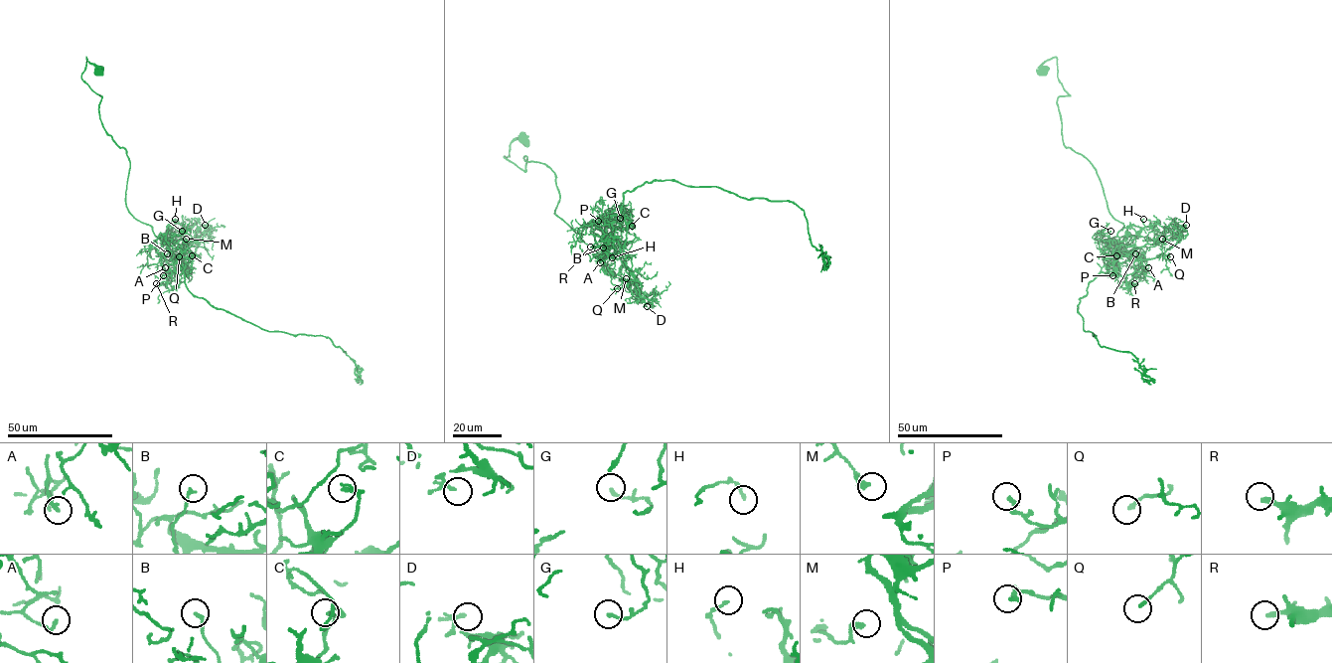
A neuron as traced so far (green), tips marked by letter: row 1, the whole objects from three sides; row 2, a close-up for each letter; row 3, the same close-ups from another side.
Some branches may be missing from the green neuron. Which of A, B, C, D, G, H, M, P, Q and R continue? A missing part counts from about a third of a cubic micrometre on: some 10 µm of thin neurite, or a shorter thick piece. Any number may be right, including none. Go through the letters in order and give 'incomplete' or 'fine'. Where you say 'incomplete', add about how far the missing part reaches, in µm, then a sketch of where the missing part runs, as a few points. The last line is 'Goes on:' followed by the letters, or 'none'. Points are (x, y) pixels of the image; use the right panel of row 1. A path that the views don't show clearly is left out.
A: fine
B: fine
C: fine
D: fine
G: fine
H: fine
M: fine
P: fine
Q: fine
R: incomplete; missing 10 µm
Goes on: R

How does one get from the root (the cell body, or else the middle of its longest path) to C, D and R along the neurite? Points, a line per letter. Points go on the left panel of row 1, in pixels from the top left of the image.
C: (174, 256), (182, 263), (187, 277), (192, 269), (192, 255)
D: (174, 256), (181, 261), (193, 254), (202, 240), (202, 233), (208, 229), (205, 225)
R: (174, 256), (180, 260), (176, 271), (180, 282), (176, 286), (156, 283)

